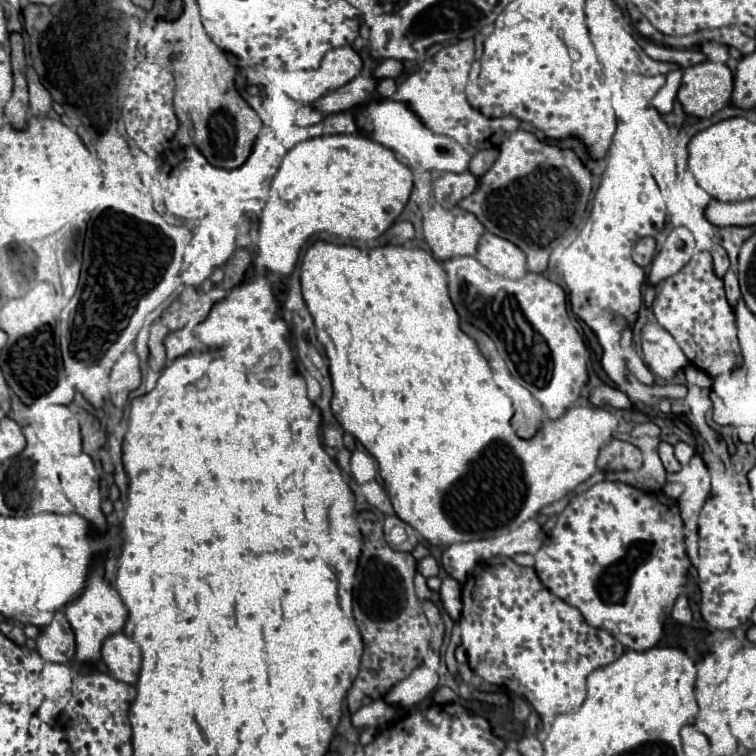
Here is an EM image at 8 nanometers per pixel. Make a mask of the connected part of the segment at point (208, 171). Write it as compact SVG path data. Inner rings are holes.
M354 110L332 114L314 126L292 128L284 134L278 134L278 130L264 132L264 134L256 136L248 160L236 170L224 170L224 168L212 166L200 154L200 150L196 150L196 146L190 146L186 150L186 158L172 170L172 198L174 198L172 208L176 208L176 216L180 216L180 218L204 218L208 210L222 204L230 196L234 196L236 200L250 200L250 198L266 200L268 190L270 190L270 182L272 182L278 166L282 164L284 154L302 140L326 136L326 134L364 134L364 132L356 124Z

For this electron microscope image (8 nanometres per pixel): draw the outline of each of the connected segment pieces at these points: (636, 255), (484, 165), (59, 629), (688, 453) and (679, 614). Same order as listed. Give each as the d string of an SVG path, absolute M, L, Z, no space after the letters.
M642 238L634 250L632 250L632 258L638 266L648 266L654 258L654 252L656 252L656 238Z
M480 150L480 152L476 152L474 156L472 156L472 160L470 160L470 172L474 174L474 176L482 176L482 174L486 174L490 168L492 168L492 164L496 162L496 158L498 158L498 152L496 150Z
M56 612L54 620L44 626L44 630L40 630L38 638L38 652L44 660L48 662L70 662L74 658L76 652L76 644L74 644L74 632L64 616L64 612Z
M678 442L674 448L676 448L676 458L678 458L678 462L682 466L686 466L690 462L690 458L696 454L696 448L690 446L690 444L686 444L686 442Z
M680 596L680 598L676 600L674 610L672 610L672 616L674 616L678 622L684 622L684 624L692 622L692 612L690 612L690 606L688 606L686 596Z

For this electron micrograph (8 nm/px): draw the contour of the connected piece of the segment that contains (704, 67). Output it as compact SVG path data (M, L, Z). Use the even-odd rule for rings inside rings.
M704 60L684 68L678 102L684 106L686 114L708 118L728 104L732 88L734 72L726 64Z

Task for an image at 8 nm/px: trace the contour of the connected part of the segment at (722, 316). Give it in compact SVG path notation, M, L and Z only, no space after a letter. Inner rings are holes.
M708 250L696 252L678 274L660 284L652 310L656 324L674 336L688 362L710 378L738 366L740 344L736 336L736 314L724 294L722 278L716 278L712 270L712 254Z

